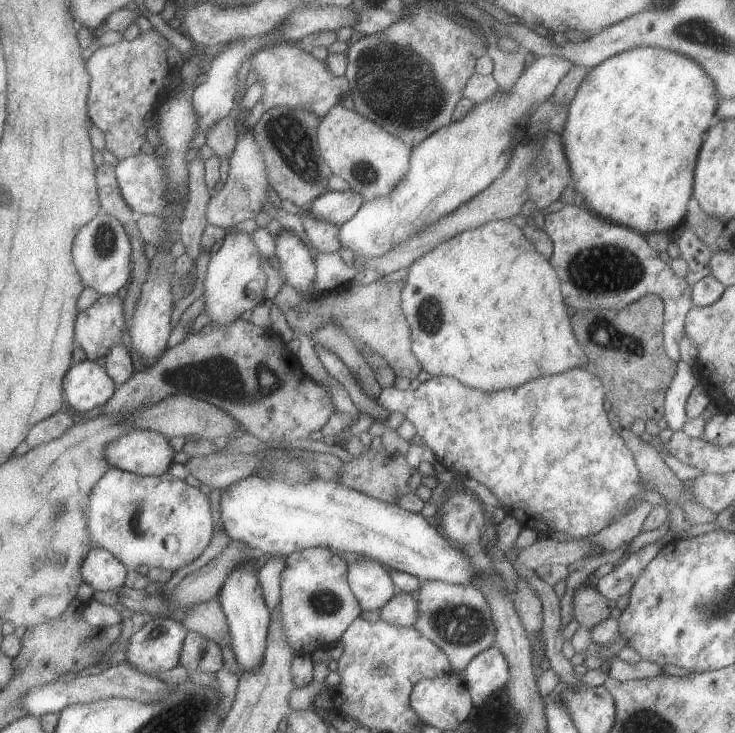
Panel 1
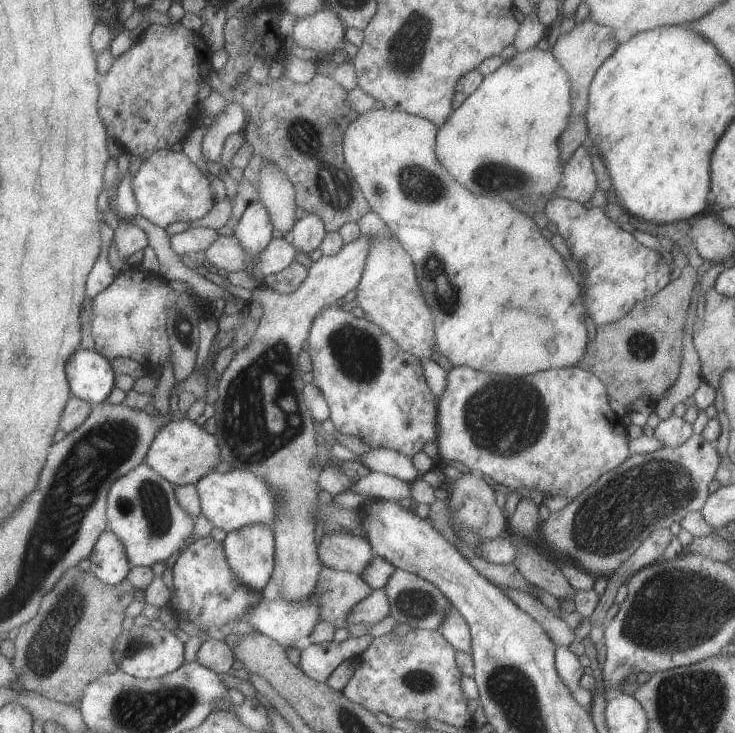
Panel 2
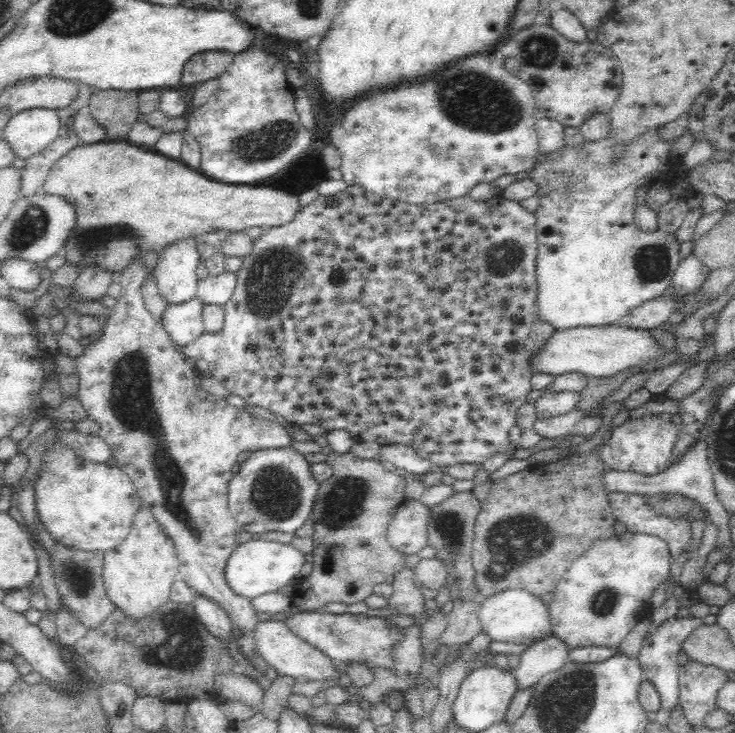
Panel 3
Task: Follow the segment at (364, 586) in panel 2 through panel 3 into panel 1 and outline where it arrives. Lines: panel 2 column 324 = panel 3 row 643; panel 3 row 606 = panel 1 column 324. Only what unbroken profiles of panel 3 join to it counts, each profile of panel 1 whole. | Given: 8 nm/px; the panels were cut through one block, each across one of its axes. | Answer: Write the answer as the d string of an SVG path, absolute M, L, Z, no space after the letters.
M313 547L286 555L286 568L280 576L280 622L296 655L312 656L317 650L332 649L348 626L361 616L360 604L347 580L348 568L347 563L328 548Z

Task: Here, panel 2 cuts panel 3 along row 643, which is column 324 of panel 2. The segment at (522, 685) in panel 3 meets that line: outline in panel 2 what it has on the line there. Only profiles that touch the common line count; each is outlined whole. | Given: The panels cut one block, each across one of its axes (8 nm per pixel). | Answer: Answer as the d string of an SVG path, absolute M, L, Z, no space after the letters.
M347 531L324 533L317 547L321 563L338 571L362 575L377 556L368 540Z

